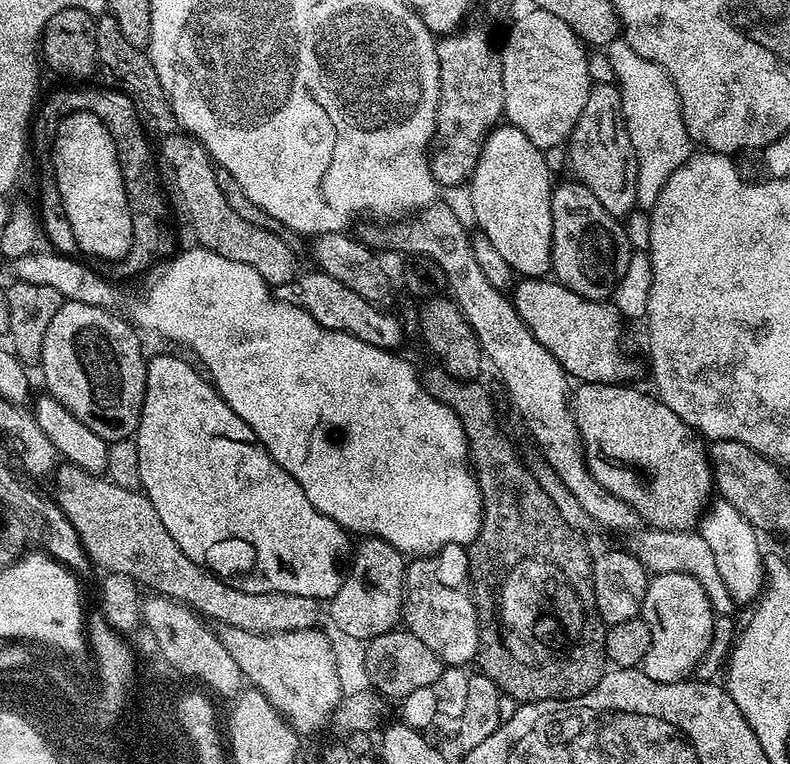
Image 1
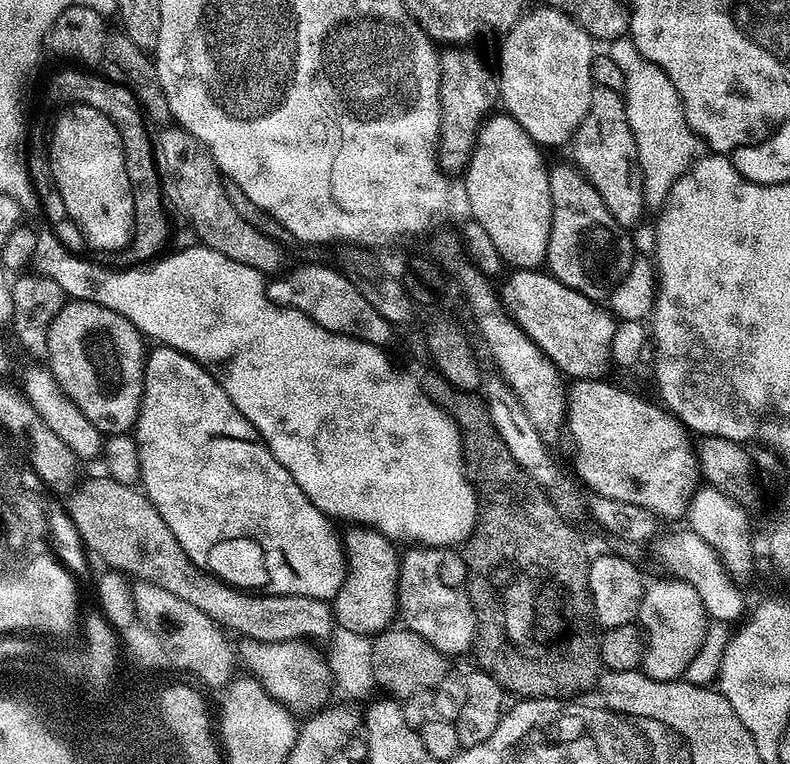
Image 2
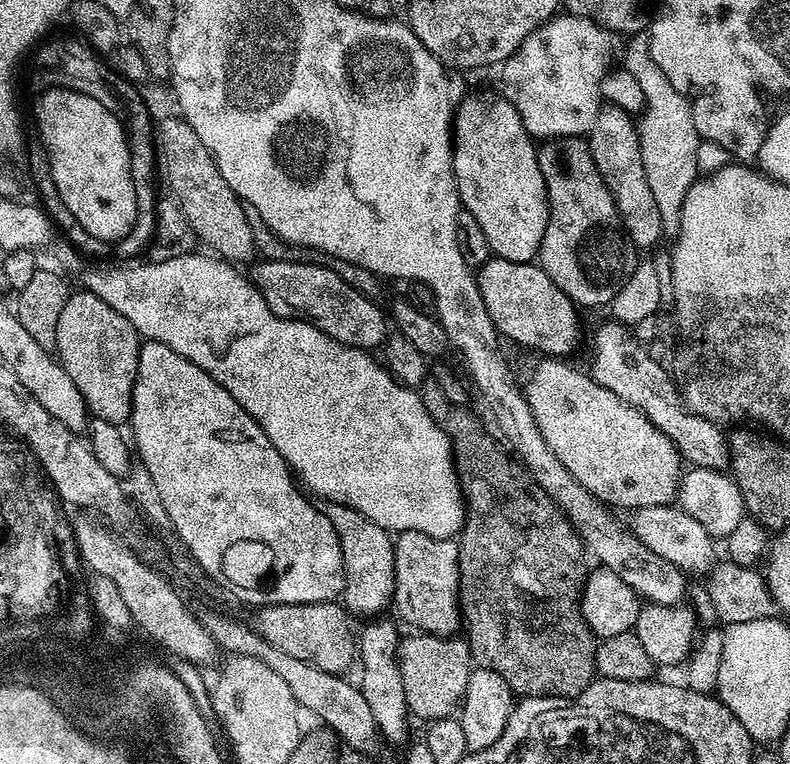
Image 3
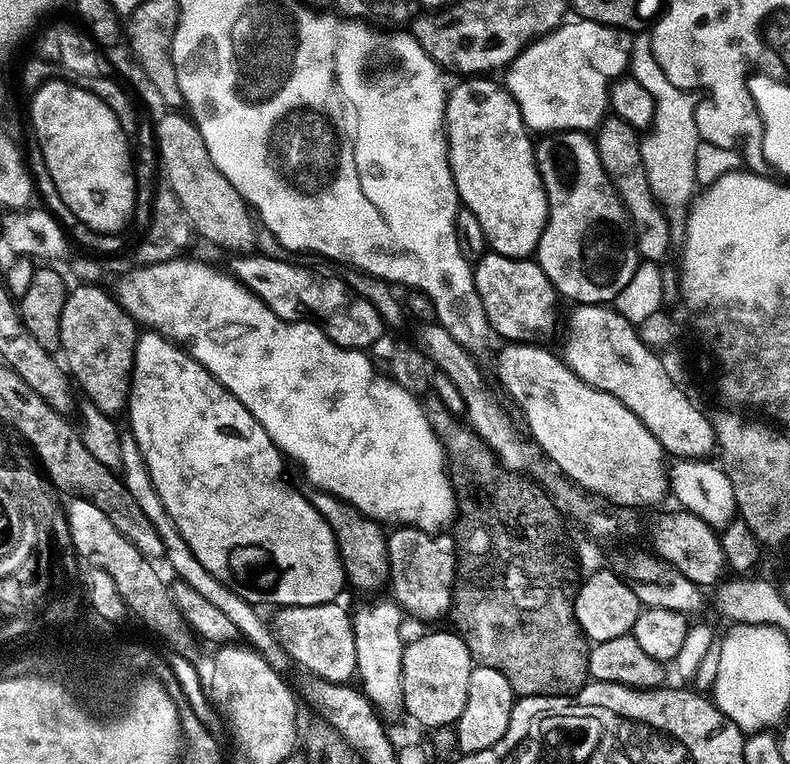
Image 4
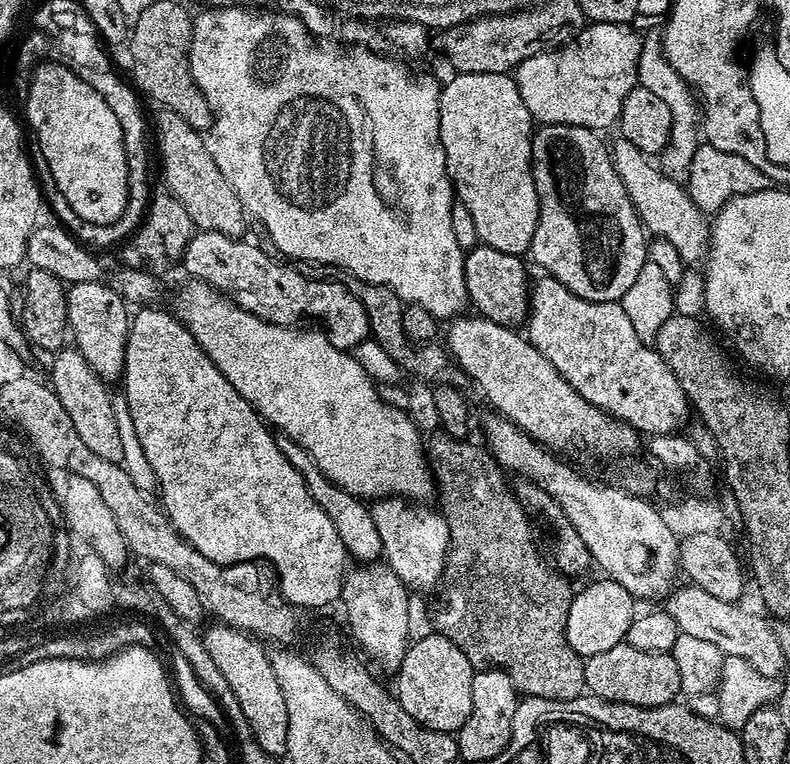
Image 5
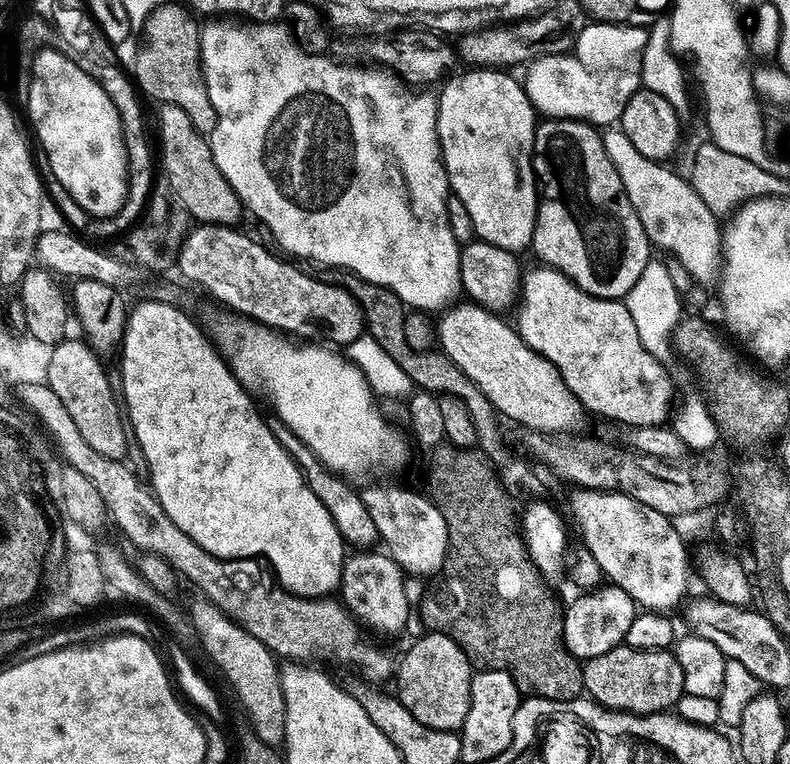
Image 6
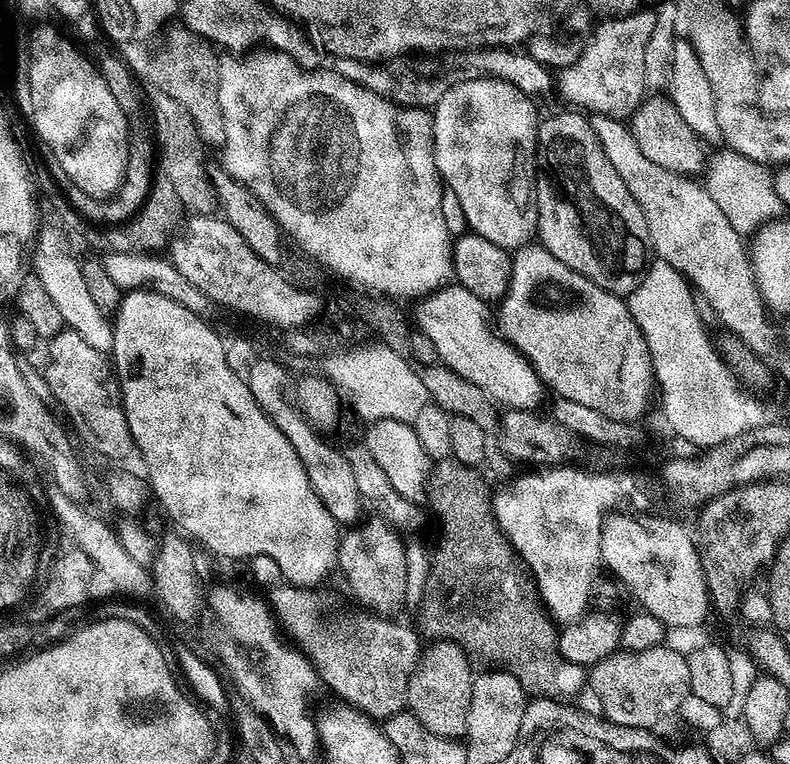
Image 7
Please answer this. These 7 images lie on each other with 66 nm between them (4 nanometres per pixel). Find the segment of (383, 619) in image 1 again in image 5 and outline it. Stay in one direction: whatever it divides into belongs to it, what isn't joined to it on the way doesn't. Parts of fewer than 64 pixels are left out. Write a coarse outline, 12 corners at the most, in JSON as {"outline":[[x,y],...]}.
{"outline":[[298,442],[278,450],[303,476],[310,498],[334,522],[345,553],[379,561],[382,538],[371,507],[318,470]]}

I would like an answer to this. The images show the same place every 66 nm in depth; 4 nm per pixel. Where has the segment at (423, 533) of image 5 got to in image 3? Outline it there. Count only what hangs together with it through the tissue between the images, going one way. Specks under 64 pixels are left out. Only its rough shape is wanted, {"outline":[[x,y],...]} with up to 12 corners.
{"outline":[[402,532],[393,605],[417,631],[461,627],[460,546]]}

